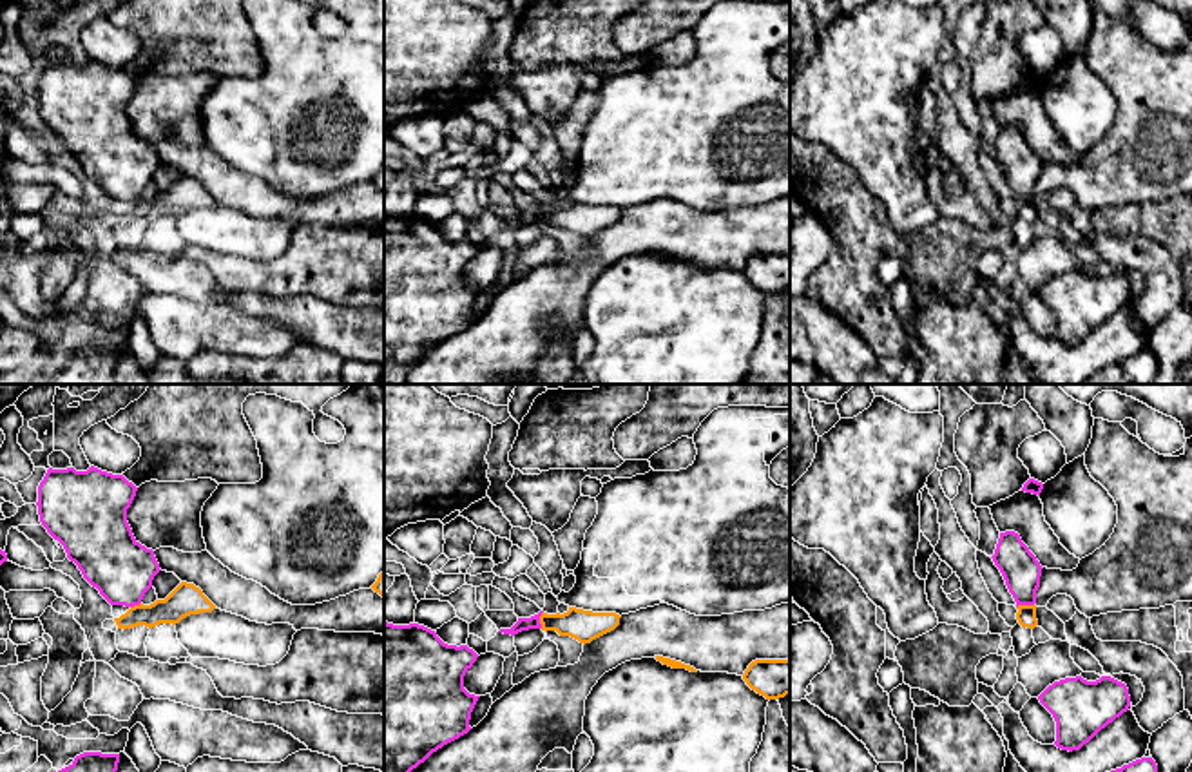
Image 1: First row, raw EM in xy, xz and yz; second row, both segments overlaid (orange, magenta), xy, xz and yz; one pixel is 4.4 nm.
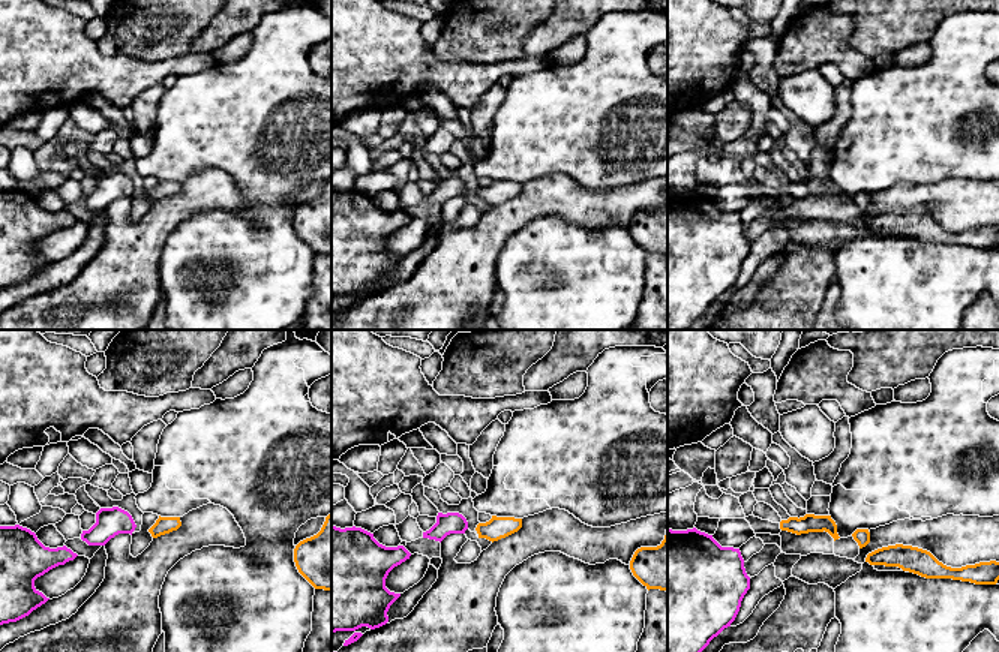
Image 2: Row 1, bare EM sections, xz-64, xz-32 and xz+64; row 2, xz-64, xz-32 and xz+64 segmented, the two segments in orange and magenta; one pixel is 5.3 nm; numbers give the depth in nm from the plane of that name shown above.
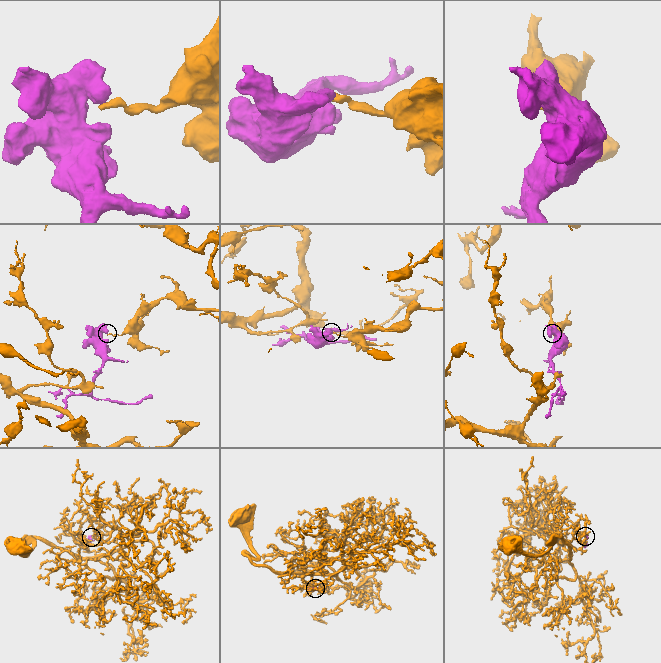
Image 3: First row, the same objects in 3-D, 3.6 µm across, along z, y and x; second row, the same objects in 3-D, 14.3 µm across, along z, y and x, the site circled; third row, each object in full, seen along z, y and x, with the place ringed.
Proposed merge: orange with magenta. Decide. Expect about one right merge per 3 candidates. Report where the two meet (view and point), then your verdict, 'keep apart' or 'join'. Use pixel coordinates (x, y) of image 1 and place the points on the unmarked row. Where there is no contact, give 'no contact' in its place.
yz (1024, 200) | keep apart

